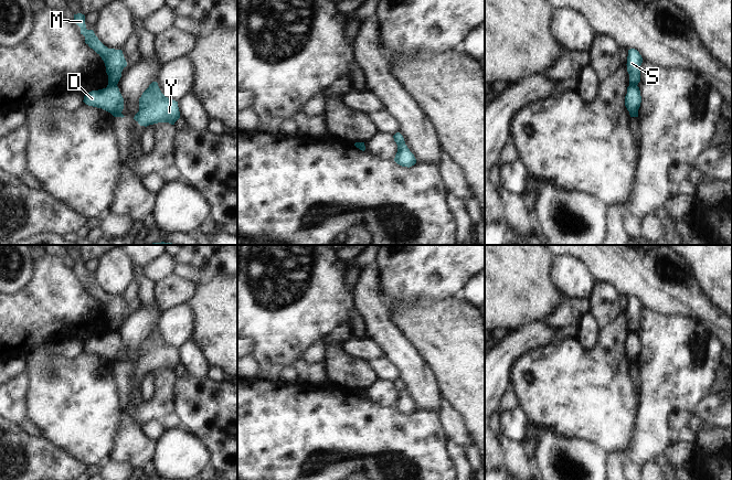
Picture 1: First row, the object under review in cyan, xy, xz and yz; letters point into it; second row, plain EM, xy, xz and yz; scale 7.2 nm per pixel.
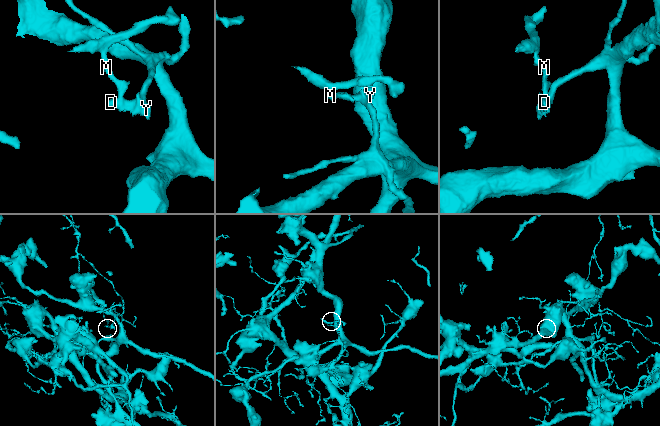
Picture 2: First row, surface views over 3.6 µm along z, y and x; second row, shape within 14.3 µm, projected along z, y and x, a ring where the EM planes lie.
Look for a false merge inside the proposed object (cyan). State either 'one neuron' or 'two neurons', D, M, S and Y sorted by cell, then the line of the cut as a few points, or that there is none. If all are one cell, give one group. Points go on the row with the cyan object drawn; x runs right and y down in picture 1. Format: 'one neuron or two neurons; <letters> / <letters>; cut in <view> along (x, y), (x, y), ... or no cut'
two neurons; D Y / M S; cut in xy along (108, 83), (116, 85)

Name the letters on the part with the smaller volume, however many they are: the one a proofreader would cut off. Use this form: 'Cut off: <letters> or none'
Cut off: M, S

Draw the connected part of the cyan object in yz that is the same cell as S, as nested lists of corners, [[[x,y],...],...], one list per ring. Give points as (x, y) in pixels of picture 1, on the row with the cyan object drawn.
[[[635,49],[628,50],[627,56],[627,72],[629,74],[629,85],[637,86],[640,82],[640,65],[643,57]]]

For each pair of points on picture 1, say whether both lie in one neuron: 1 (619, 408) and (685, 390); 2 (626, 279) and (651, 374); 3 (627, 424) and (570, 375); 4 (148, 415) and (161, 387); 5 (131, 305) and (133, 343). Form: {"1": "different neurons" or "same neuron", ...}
{"1": "different neurons", "2": "different neurons", "3": "same neuron", "4": "same neuron", "5": "different neurons"}

